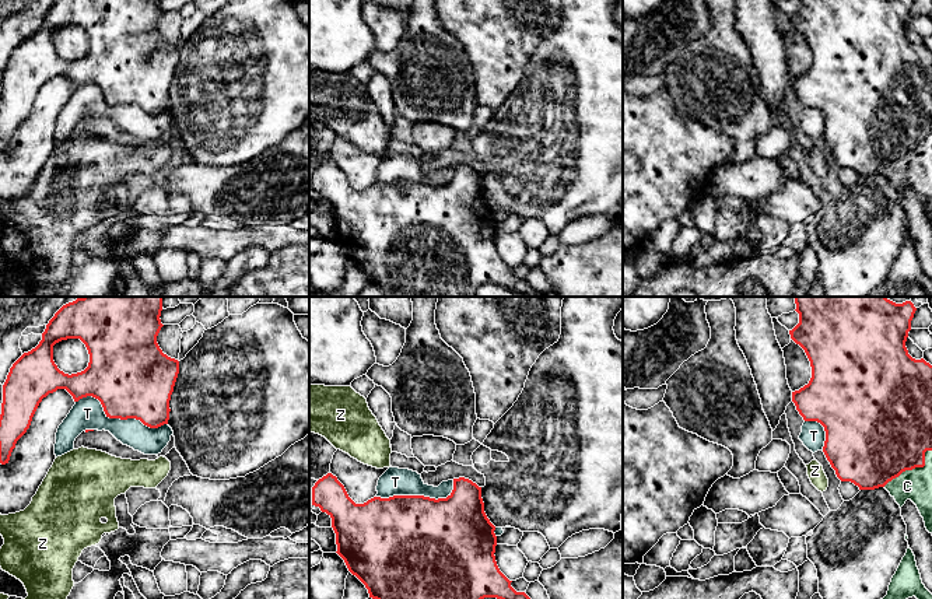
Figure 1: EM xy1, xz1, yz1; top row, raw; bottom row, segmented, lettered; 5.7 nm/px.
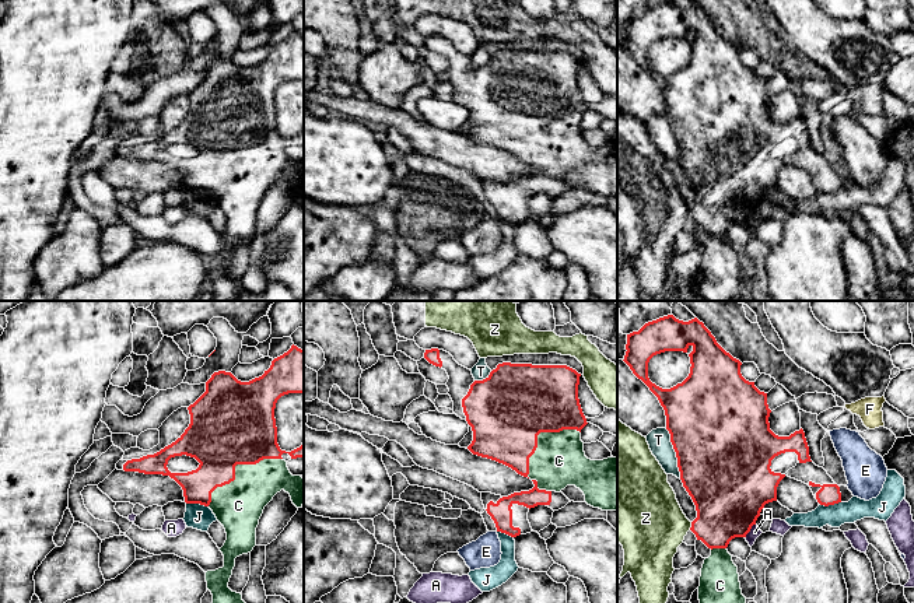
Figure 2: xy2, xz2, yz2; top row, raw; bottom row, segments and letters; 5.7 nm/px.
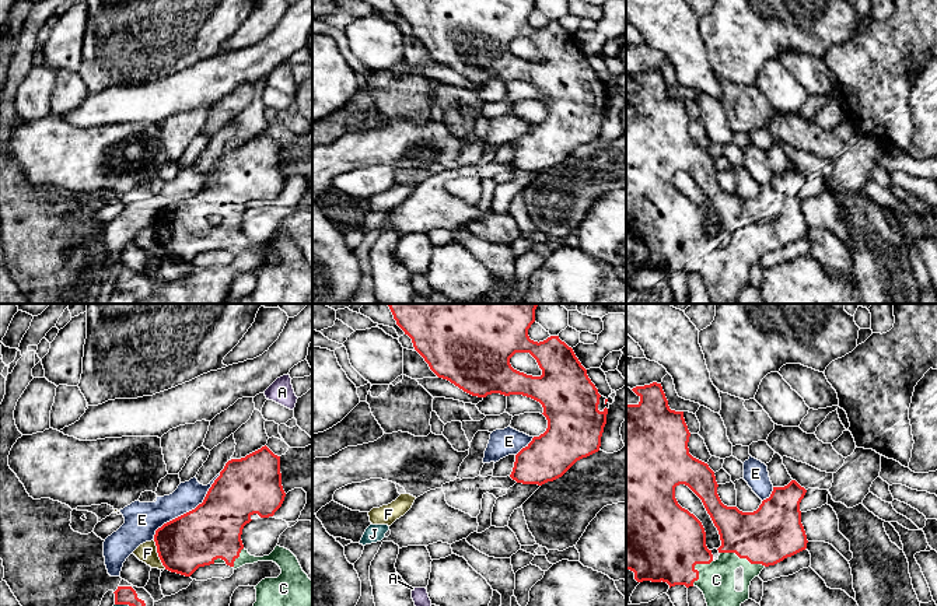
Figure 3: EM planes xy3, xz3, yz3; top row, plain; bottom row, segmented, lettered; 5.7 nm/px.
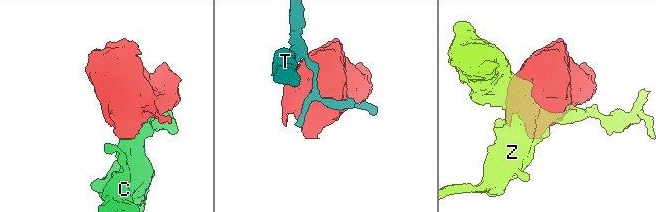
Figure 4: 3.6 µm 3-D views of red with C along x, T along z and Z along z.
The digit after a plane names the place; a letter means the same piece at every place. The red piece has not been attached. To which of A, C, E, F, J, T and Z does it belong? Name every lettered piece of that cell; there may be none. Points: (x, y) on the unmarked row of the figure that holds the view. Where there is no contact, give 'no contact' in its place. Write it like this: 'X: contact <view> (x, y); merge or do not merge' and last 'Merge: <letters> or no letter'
A: contact yz2 (749, 217); do not merge
C: contact xy2 (234, 154); merge
E: contact xy3 (189, 198); do not merge
F: contact xy3 (158, 241); do not merge
J: contact xy2 (198, 189); do not merge
T: contact xy1 (119, 104); do not merge
Z: contact yz2 (692, 213); do not merge
Merge: C

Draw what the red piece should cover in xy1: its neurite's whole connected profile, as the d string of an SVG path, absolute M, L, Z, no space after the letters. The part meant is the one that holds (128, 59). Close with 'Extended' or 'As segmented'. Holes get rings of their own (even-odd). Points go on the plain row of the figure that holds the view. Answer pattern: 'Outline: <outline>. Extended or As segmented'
Outline: M55 0L39 31L13 50L3 71L0 150L8 150L39 90L57 76L66 76L74 88L87 83L98 85L109 105L136 105L150 115L168 111L179 48L164 41L157 29L164 13L160 3L161 0ZM67 25L80 25L90 41L88 53L71 62L60 57L53 48L53 32Z. As segmented

